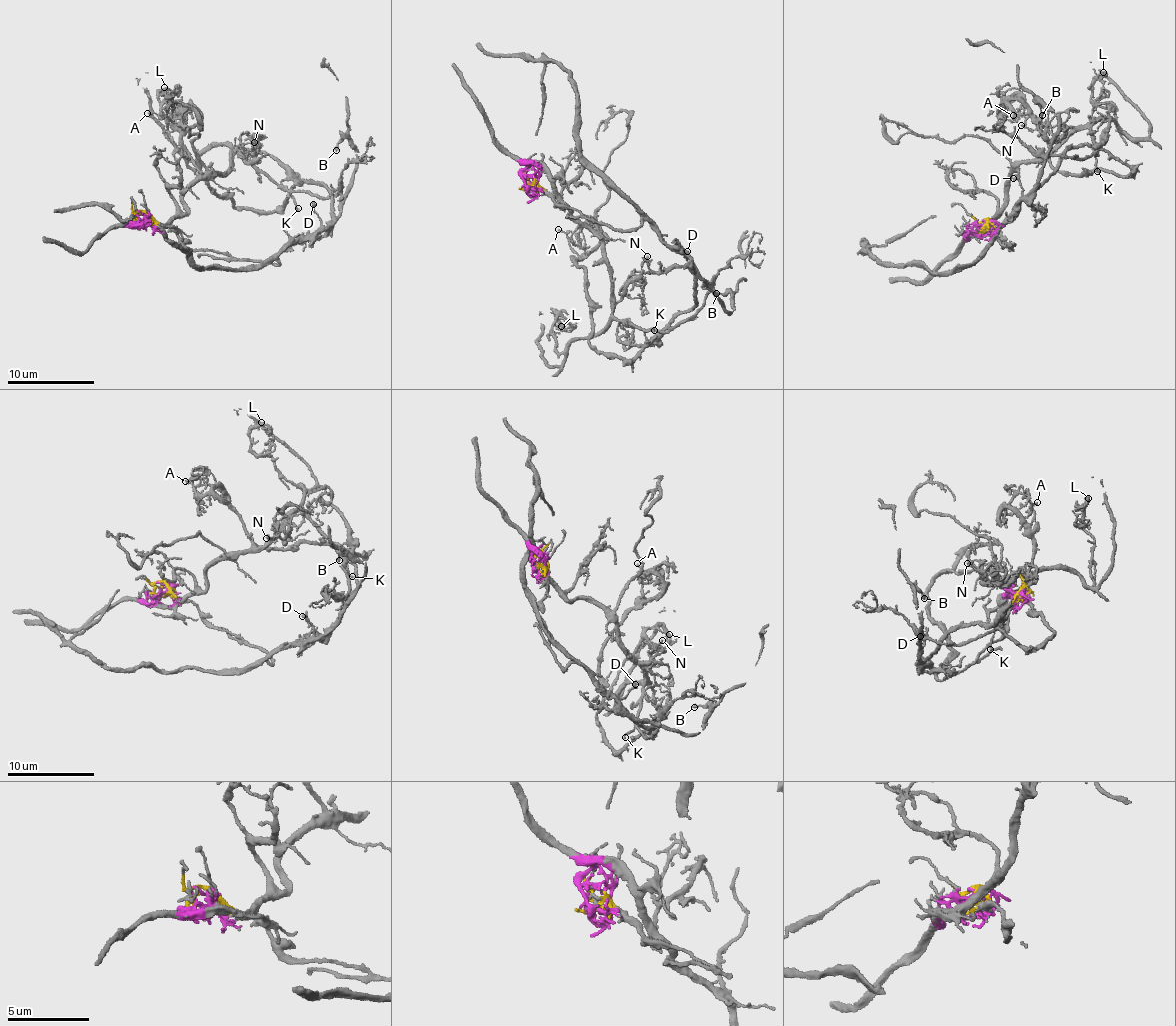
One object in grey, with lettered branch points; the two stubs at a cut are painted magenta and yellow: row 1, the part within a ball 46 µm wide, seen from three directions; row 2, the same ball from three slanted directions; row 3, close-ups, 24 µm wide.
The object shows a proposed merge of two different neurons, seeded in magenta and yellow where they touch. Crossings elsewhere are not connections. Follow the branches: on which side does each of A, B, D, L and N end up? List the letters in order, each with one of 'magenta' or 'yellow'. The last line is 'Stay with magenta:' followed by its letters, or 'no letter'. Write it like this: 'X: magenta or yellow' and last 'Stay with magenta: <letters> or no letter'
A: yellow
B: yellow
D: yellow
L: magenta
N: magenta
Stay with magenta: L, N

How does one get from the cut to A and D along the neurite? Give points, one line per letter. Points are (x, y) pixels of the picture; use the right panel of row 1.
A: (989, 229), (1010, 247), (997, 235), (1068, 150), (1101, 146), (1132, 176), (1061, 173), (1034, 119), (1014, 116)
D: (989, 229), (986, 218), (1006, 245), (1014, 246), (997, 235), (1022, 198), (1021, 184), (1013, 177)

